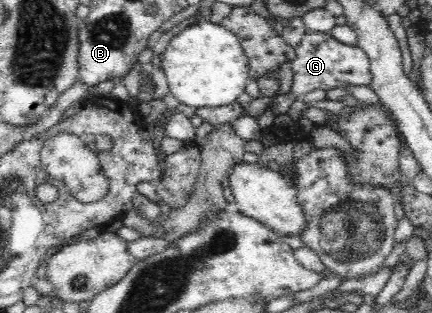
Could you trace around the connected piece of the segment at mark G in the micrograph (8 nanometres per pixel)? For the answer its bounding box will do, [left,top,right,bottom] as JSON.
[276,32,371,109]

